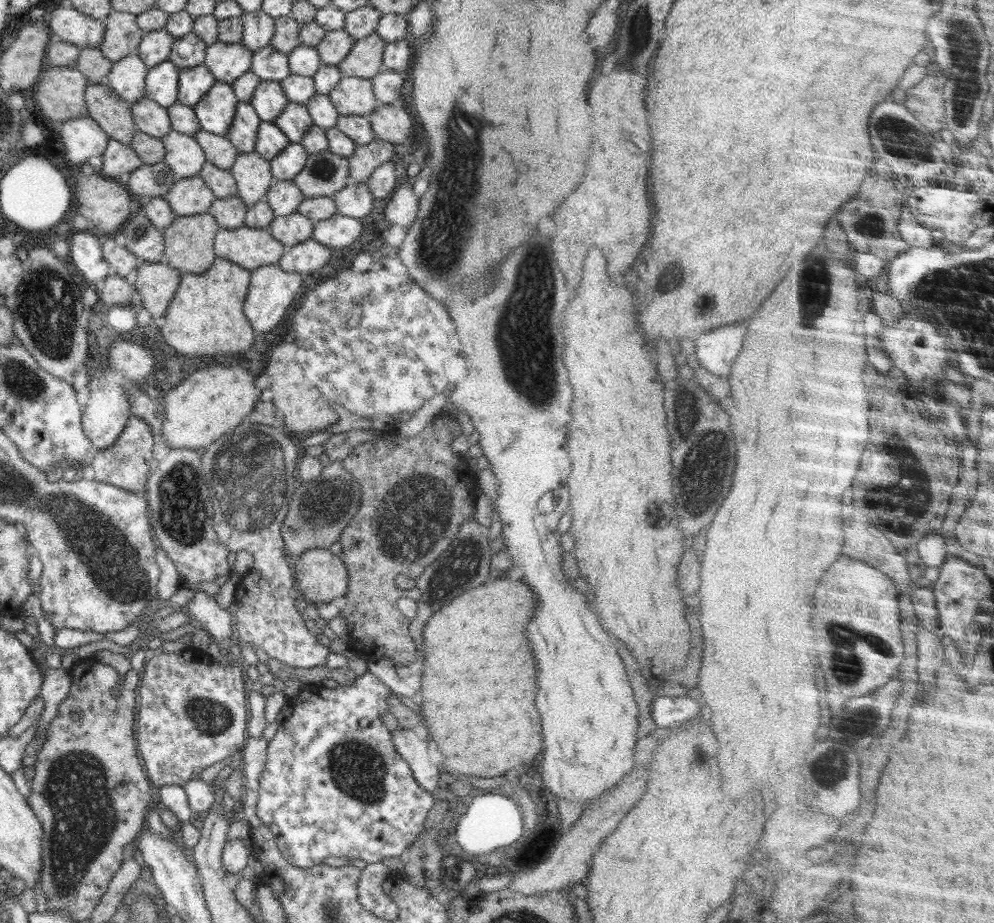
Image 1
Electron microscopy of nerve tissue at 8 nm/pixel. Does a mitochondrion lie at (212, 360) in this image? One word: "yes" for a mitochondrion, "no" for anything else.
no

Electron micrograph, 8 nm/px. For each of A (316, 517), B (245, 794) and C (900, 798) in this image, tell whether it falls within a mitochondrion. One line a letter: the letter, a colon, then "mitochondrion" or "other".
A: mitochondrion
B: other
C: other

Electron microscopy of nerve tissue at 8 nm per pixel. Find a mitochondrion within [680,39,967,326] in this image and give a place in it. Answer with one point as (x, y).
(895, 134)

